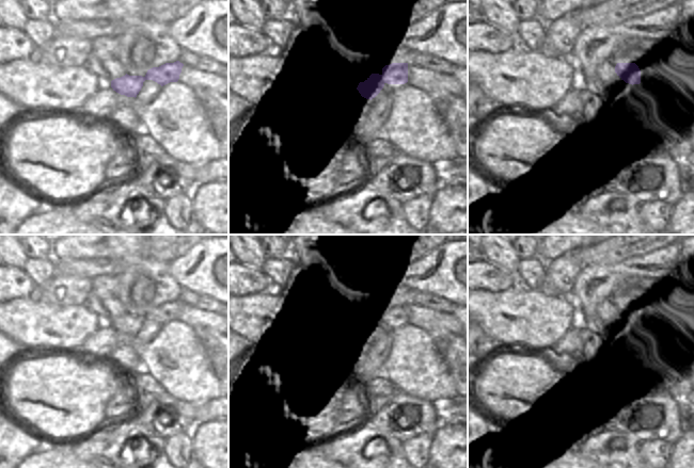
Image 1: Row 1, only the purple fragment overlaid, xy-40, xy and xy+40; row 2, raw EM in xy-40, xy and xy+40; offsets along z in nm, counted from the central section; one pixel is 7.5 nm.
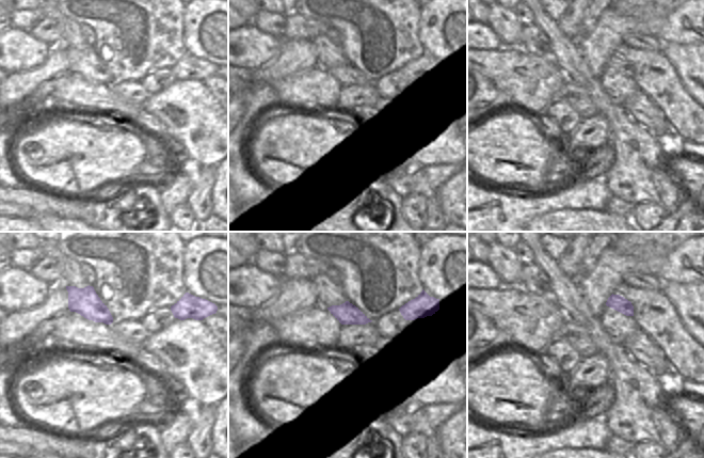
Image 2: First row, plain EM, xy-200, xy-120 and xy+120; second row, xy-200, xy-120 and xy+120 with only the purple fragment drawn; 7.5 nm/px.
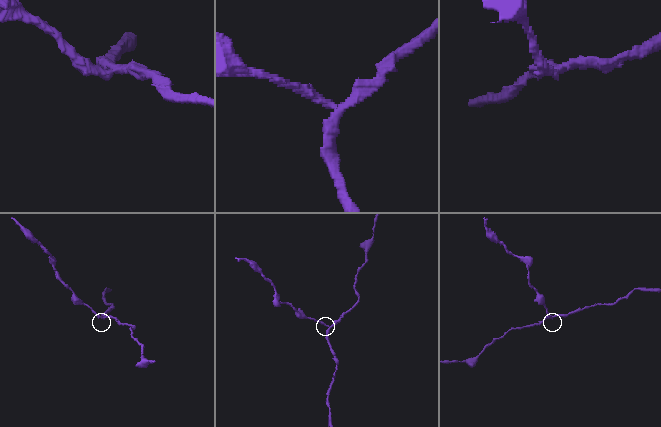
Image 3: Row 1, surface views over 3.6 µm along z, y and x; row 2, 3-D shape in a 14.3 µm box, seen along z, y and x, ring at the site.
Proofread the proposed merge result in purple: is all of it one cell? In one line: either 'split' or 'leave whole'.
split

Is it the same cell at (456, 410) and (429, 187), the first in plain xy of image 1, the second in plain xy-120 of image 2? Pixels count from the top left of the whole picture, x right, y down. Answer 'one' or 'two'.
one

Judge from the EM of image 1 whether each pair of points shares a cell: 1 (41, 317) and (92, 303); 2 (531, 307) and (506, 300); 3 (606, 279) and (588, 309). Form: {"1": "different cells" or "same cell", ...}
{"1": "different cells", "2": "same cell", "3": "same cell"}

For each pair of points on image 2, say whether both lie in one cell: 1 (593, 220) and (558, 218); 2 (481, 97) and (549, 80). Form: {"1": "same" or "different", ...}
{"1": "same", "2": "different"}

